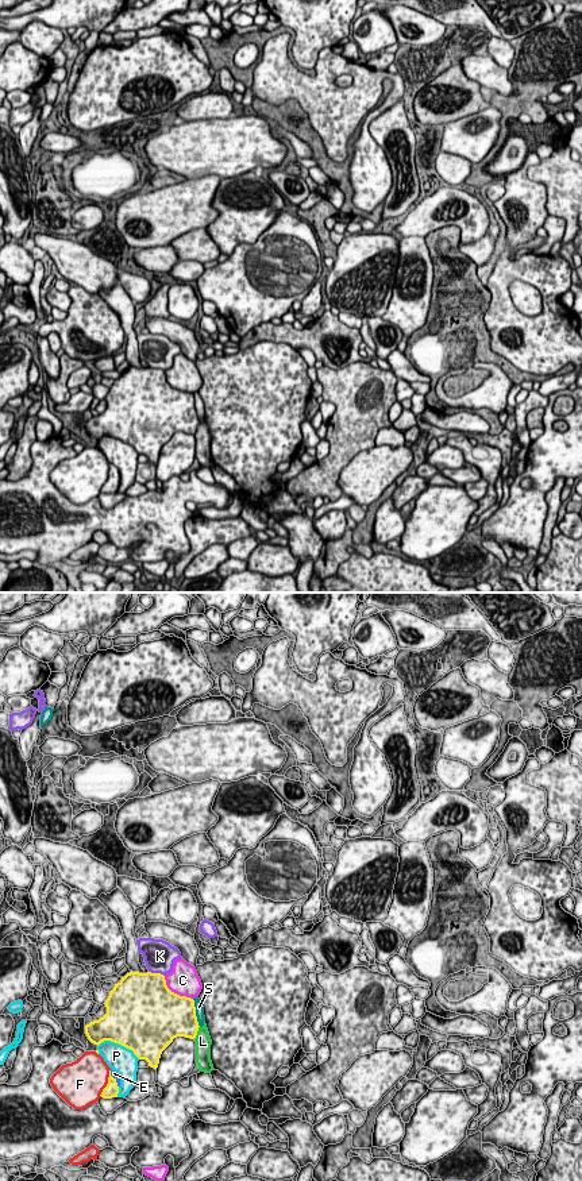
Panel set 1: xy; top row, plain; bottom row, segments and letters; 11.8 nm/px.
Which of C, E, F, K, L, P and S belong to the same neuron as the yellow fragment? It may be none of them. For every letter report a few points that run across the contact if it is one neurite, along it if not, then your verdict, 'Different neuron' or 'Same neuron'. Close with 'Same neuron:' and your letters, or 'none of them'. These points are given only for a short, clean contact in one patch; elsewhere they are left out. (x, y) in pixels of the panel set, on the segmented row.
C: Different neuron
E: Same neuron
F: Different neuron
K: Different neuron
L: Different neuron
P: Different neuron
S: Different neuron
Same neuron: E

